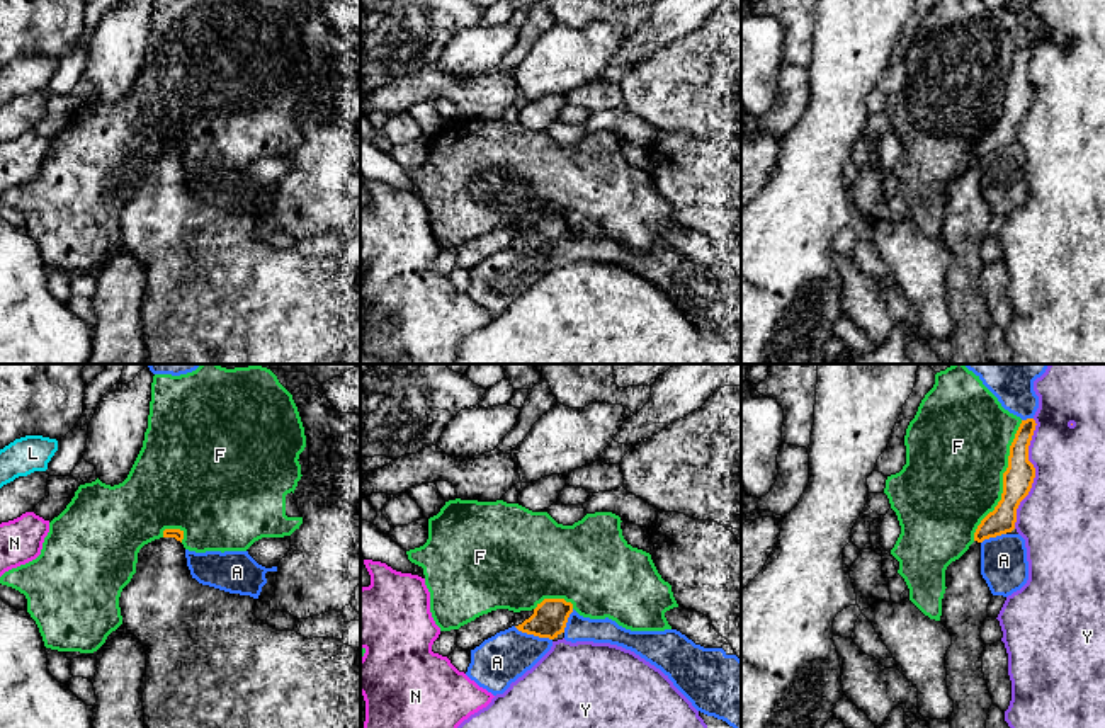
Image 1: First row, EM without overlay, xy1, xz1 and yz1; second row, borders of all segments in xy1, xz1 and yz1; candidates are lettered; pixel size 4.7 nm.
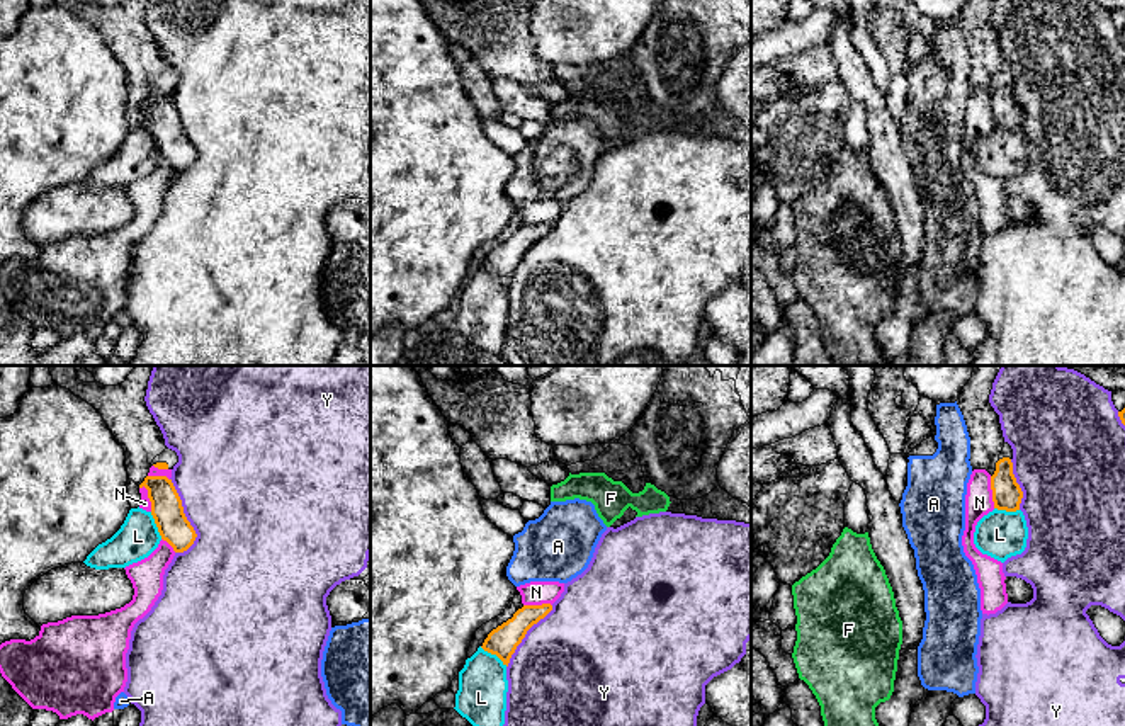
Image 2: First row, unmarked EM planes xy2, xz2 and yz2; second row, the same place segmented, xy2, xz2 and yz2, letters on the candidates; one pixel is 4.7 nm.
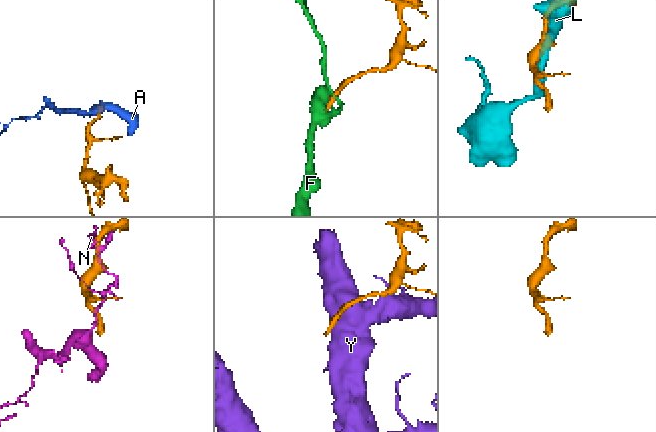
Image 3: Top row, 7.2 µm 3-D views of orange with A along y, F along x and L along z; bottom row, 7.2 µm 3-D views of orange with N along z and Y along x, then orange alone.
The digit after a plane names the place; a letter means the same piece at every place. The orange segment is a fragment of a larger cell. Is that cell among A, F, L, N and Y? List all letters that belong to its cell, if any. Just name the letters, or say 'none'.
none

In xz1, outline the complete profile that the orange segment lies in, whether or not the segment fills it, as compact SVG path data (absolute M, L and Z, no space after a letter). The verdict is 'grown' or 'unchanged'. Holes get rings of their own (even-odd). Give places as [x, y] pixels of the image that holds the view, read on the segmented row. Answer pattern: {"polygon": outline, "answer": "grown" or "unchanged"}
{"polygon": "M544 599L532 611L515 614L515 628L522 633L554 640L564 633L573 604L564 599Z", "answer": "grown"}

